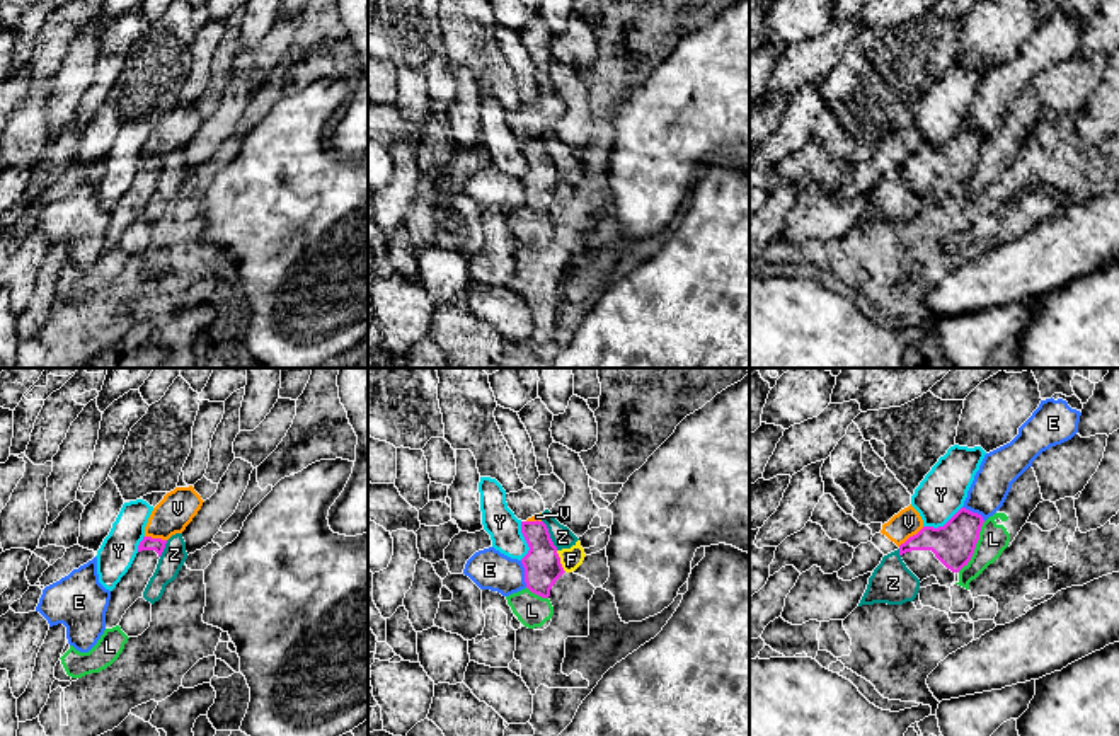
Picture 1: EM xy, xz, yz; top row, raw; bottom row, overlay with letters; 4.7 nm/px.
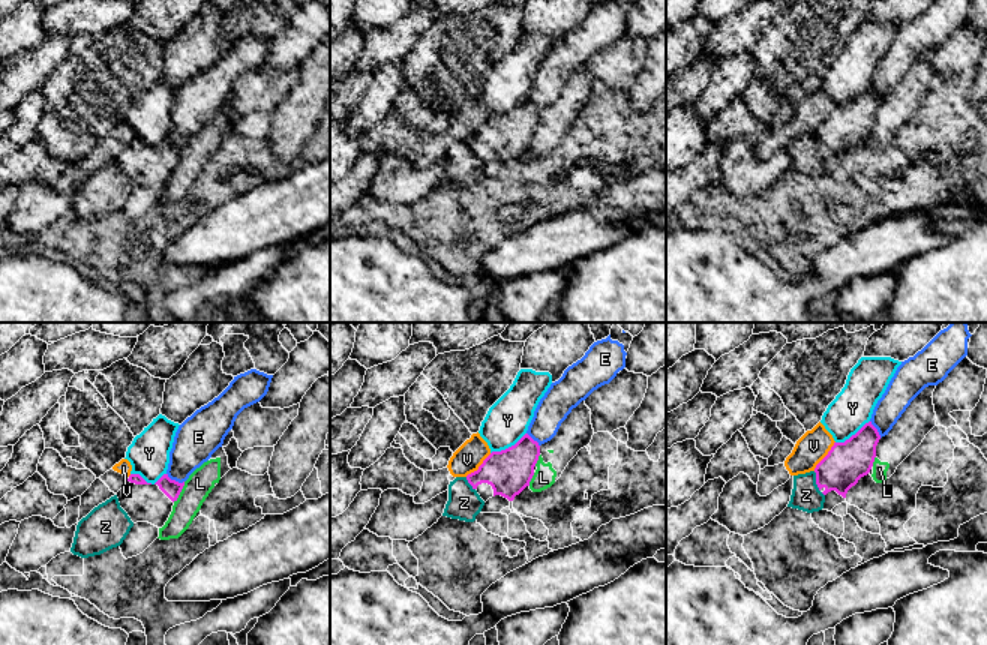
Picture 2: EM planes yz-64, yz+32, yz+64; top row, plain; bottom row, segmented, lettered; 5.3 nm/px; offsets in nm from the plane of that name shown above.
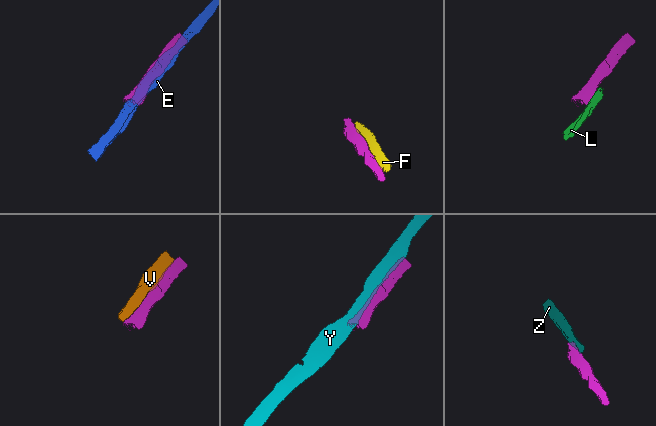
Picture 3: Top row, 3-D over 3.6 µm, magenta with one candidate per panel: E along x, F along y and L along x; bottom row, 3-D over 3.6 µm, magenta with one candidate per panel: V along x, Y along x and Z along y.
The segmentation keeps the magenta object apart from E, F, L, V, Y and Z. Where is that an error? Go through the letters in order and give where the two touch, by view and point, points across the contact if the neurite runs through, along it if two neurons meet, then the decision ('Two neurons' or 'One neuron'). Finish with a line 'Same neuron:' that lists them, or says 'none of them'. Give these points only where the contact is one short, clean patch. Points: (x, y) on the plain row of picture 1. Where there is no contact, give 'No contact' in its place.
E: Touches magenta at xz (525, 193). Two neurons
F: Touches magenta at xz (559, 179). Two neurons
L: Touches magenta at yz (975, 166). Boundary: yz (985, 140), (973, 174), (958, 189). Two neurons
V: Touches magenta at yz (910, 155). Two neurons
Y: Touches magenta at xz (525, 157). Two neurons
Z: Touches magenta at xz (549, 154). Boundary: xz (542, 138), (557, 167). Two neurons
Same neuron: none of them

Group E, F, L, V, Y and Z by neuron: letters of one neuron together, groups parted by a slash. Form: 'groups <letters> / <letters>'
groups E / F Z / L / V / Y

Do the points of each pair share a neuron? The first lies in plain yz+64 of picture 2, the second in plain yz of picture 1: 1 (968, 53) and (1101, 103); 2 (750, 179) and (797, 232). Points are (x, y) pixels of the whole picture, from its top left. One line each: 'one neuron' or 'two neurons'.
1: two neurons
2: one neuron

